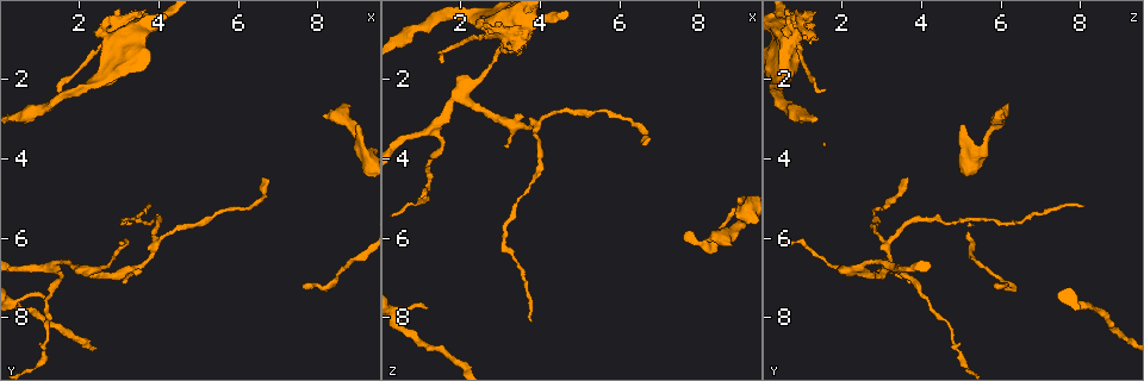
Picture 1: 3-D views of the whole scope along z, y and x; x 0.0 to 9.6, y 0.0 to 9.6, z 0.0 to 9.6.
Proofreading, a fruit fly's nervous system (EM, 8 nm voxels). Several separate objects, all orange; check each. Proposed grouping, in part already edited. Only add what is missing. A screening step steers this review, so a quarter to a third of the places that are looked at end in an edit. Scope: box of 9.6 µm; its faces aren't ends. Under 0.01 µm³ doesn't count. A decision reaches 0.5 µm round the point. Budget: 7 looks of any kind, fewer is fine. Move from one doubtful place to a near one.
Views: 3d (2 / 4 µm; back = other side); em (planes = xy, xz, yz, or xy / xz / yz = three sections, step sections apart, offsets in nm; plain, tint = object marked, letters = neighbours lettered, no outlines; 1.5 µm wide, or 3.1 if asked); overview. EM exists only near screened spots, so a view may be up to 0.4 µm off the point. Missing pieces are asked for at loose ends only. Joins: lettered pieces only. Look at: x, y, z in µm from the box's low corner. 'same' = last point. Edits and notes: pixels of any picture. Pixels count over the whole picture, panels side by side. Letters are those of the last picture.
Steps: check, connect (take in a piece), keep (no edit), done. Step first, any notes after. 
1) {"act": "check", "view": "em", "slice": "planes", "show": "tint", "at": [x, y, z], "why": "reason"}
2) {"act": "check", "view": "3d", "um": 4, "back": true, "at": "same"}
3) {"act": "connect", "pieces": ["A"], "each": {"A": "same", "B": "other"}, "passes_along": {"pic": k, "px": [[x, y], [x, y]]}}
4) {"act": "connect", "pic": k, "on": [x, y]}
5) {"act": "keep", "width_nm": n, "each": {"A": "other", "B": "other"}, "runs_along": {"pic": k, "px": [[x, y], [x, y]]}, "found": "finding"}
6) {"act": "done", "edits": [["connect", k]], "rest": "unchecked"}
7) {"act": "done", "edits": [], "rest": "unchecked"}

{"act": "check", "view": "3d", "um": 4, "back": true, "at": [8.85, 2.65, 6.25], "why": "an open end"}

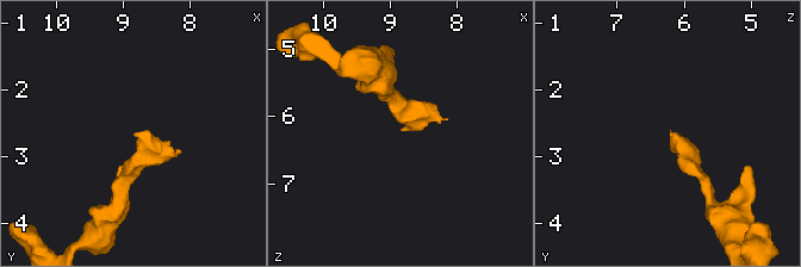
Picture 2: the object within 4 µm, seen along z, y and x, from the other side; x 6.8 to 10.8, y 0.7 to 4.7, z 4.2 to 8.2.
{"act": "check", "view": "em", "slice": "planes", "show": "letters", "at": [8.80, 2.70, 6.25], "why": "need the tissue"}

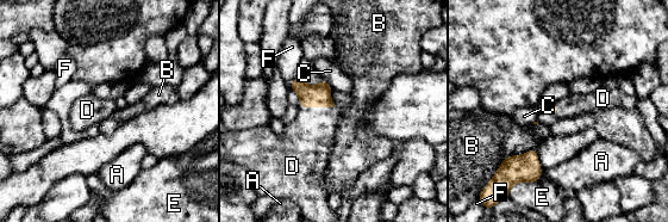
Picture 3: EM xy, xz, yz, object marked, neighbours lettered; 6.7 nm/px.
{"act": "connect", "pieces": ["D"], "each": {"A": "other", "B": "other", "C": "other", "D": "same", "E": "other", "F": "other"}, "found": "it goes on there"}

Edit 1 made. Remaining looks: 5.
{"act": "check", "view": "overview", "why": "redraw"}

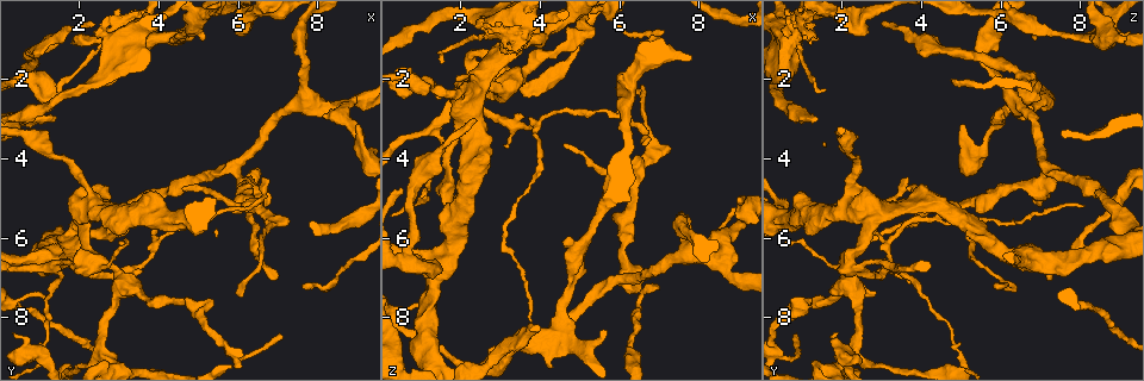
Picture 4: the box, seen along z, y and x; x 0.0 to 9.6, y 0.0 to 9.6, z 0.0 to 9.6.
{"act": "check", "view": "3d", "um": 4, "back": true, "at": [3.15, 0.90, 1.40], "why": "free end"}

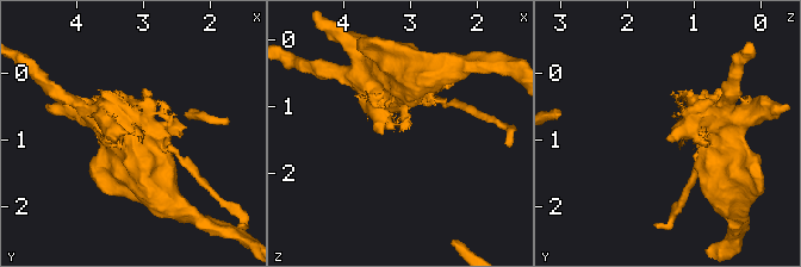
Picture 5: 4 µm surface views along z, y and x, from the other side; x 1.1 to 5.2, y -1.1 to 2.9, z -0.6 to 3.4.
{"act": "check", "view": "em", "slice": "planes", "show": "tint", "at": [3.10, 0.95, 1.35], "why": "now the EM"}

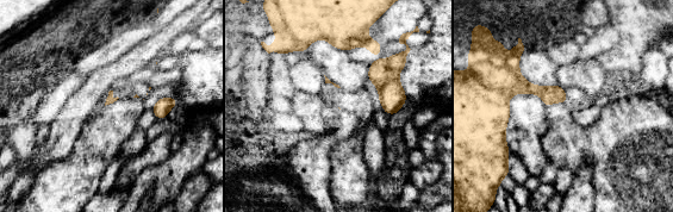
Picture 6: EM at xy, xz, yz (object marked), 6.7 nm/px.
{"act": "check", "view": "em", "slice": "planes", "show": "letters", "at": "same"}

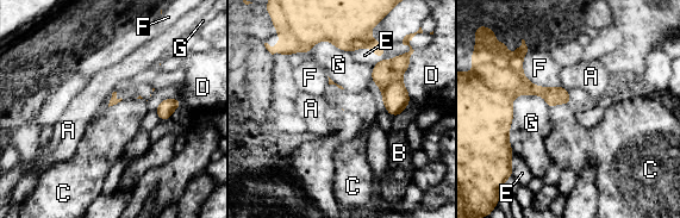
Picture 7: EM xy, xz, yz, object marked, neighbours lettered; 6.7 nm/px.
{"act": "keep", "each": {"A": "other", "B": "other", "C": "other", "D": "other", "E": "other", "F": "other", "G": "other"}, "runs_along": {"pic": 7, "px": [[519, 58], [504, 100], [504, 132]]}, "found": "no lettered piece goes on from it"}

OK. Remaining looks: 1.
{"act": "done", "edits": [["connect", 3]], "rest": "unchecked"}

